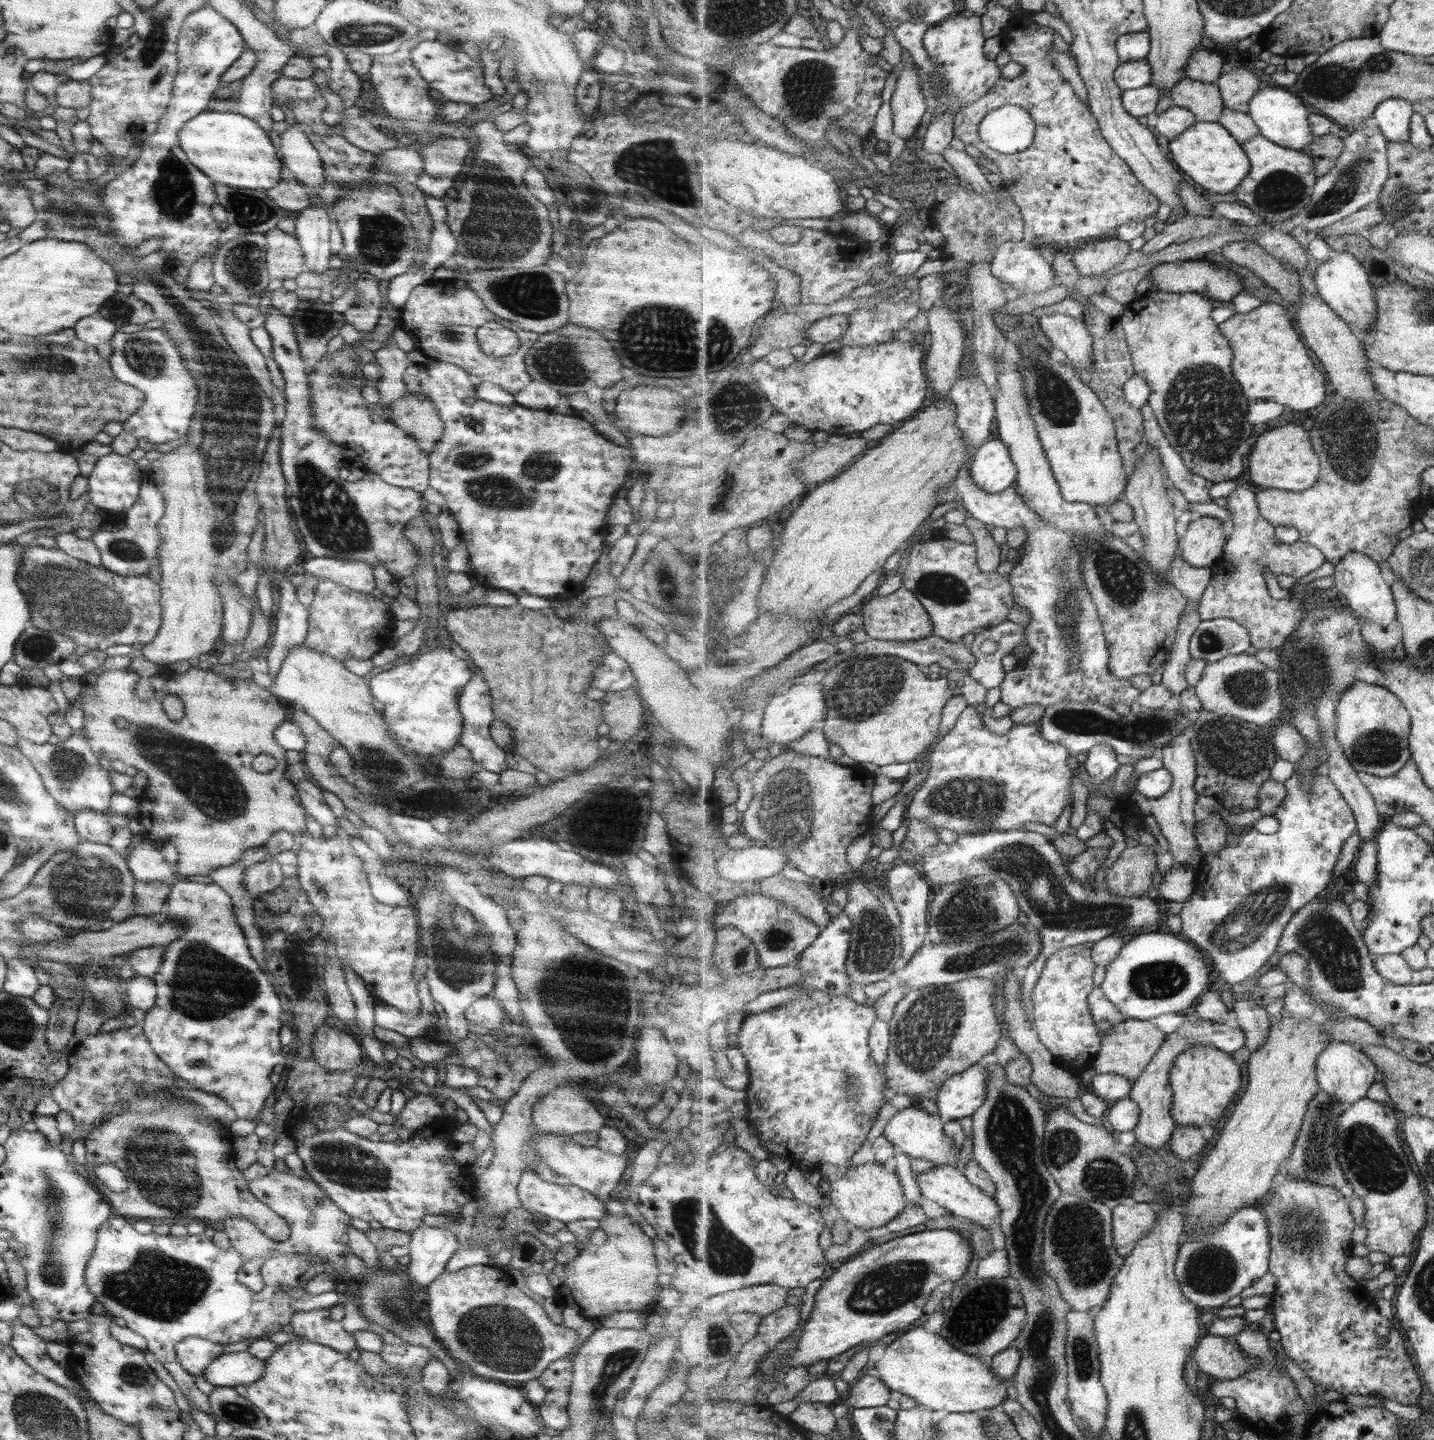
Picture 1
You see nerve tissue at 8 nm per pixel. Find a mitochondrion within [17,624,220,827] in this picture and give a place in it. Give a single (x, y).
(70, 771)

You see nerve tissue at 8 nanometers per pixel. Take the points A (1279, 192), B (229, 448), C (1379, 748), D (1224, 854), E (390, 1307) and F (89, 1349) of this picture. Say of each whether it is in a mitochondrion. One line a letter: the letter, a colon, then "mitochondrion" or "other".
A: mitochondrion
B: mitochondrion
C: mitochondrion
D: other
E: mitochondrion
F: other

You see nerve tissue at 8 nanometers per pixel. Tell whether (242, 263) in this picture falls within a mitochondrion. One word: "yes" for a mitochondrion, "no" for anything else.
yes

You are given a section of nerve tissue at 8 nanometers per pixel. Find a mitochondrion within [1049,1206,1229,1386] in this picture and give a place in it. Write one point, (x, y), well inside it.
(1082, 1353)

